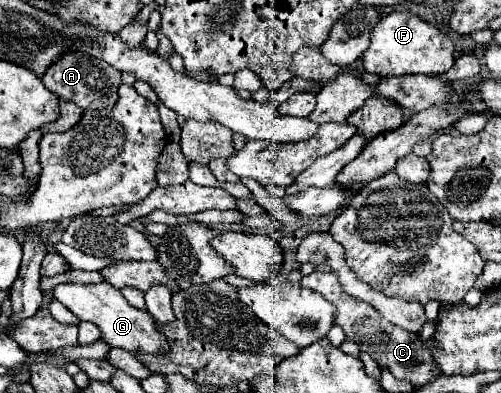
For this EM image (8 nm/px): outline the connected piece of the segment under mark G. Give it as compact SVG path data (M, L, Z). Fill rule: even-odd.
M100 282L100 284L58 284L52 290L52 294L76 318L96 324L102 332L102 340L110 348L122 348L130 354L156 354L156 356L170 352L168 340L156 328L156 322L150 316L150 312L130 306L128 300L122 296L122 292L116 290L108 282Z

